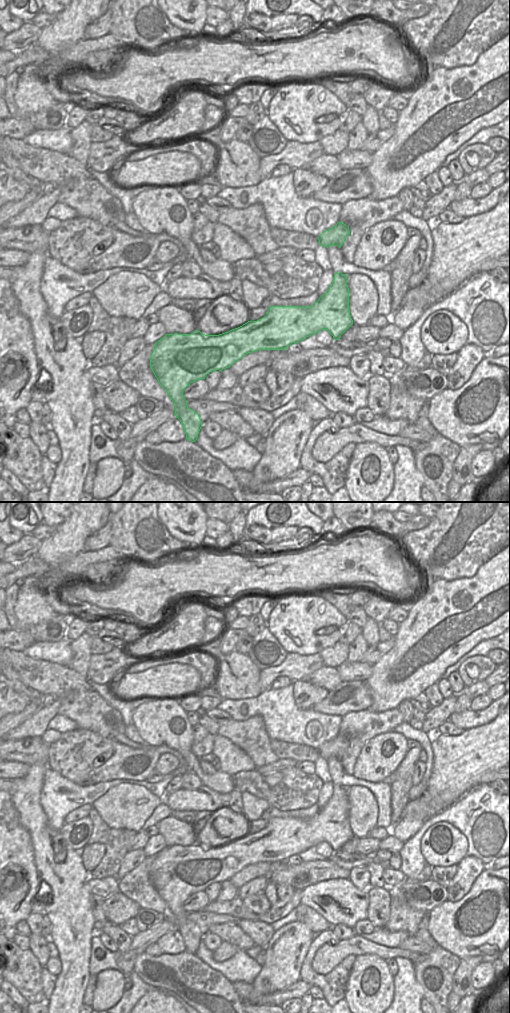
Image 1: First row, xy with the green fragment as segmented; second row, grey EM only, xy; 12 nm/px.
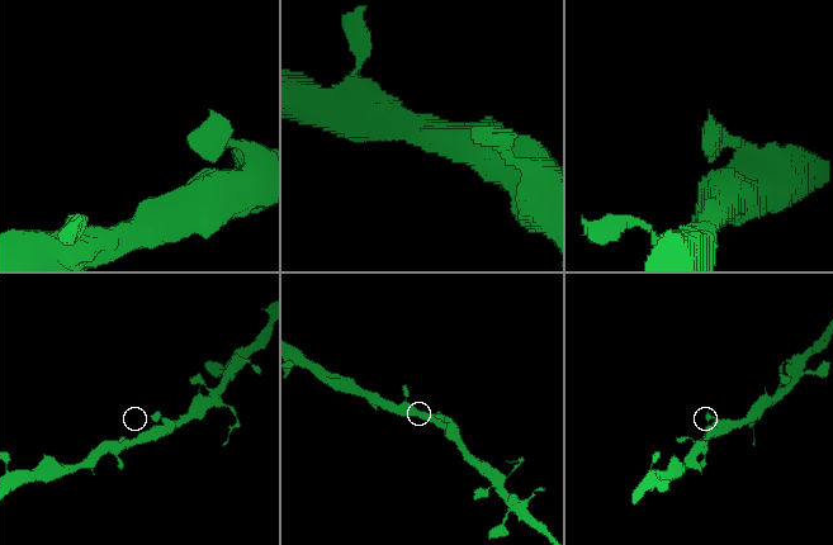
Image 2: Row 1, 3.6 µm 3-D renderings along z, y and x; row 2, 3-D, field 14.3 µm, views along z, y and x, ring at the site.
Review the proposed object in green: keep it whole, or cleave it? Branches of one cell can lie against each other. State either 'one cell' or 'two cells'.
one cell

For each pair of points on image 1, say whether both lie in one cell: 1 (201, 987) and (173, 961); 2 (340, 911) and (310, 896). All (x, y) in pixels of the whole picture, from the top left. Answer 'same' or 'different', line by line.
1: same
2: same

